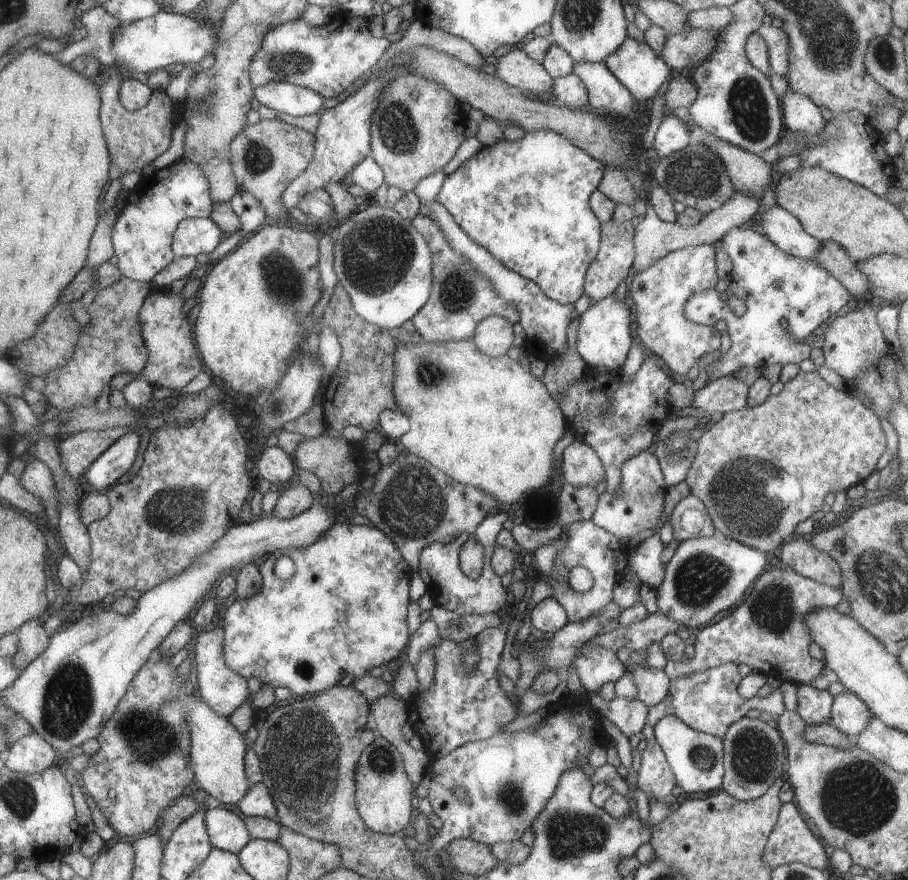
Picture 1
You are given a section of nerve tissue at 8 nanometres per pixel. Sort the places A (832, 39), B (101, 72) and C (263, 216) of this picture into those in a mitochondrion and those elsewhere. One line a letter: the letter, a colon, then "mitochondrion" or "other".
A: mitochondrion
B: other
C: other

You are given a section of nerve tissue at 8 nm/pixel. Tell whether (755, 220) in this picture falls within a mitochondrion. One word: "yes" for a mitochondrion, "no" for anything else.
no

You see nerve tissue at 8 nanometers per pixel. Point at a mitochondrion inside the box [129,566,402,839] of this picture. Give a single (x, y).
(305, 787)

